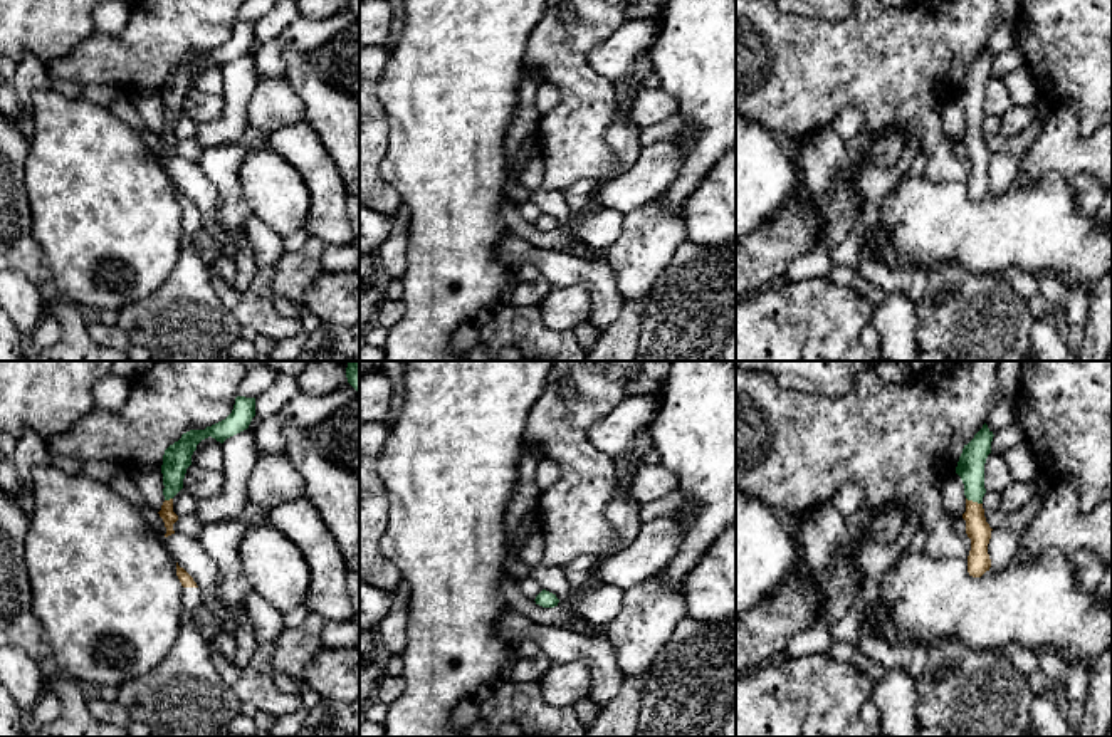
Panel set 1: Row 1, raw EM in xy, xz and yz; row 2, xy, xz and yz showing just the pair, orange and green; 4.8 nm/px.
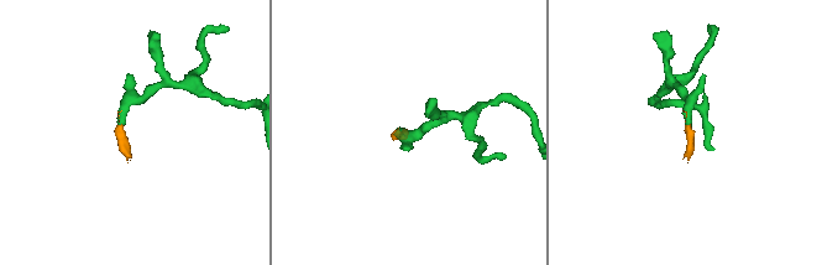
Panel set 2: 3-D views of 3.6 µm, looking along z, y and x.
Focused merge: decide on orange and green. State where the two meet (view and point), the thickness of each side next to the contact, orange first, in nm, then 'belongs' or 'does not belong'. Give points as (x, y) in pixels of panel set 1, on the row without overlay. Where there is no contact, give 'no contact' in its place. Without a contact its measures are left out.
yz (975, 126) | 110/130 nm | belongs

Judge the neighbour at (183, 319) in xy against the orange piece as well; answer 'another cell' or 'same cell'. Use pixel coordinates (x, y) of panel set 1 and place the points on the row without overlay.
same cell

